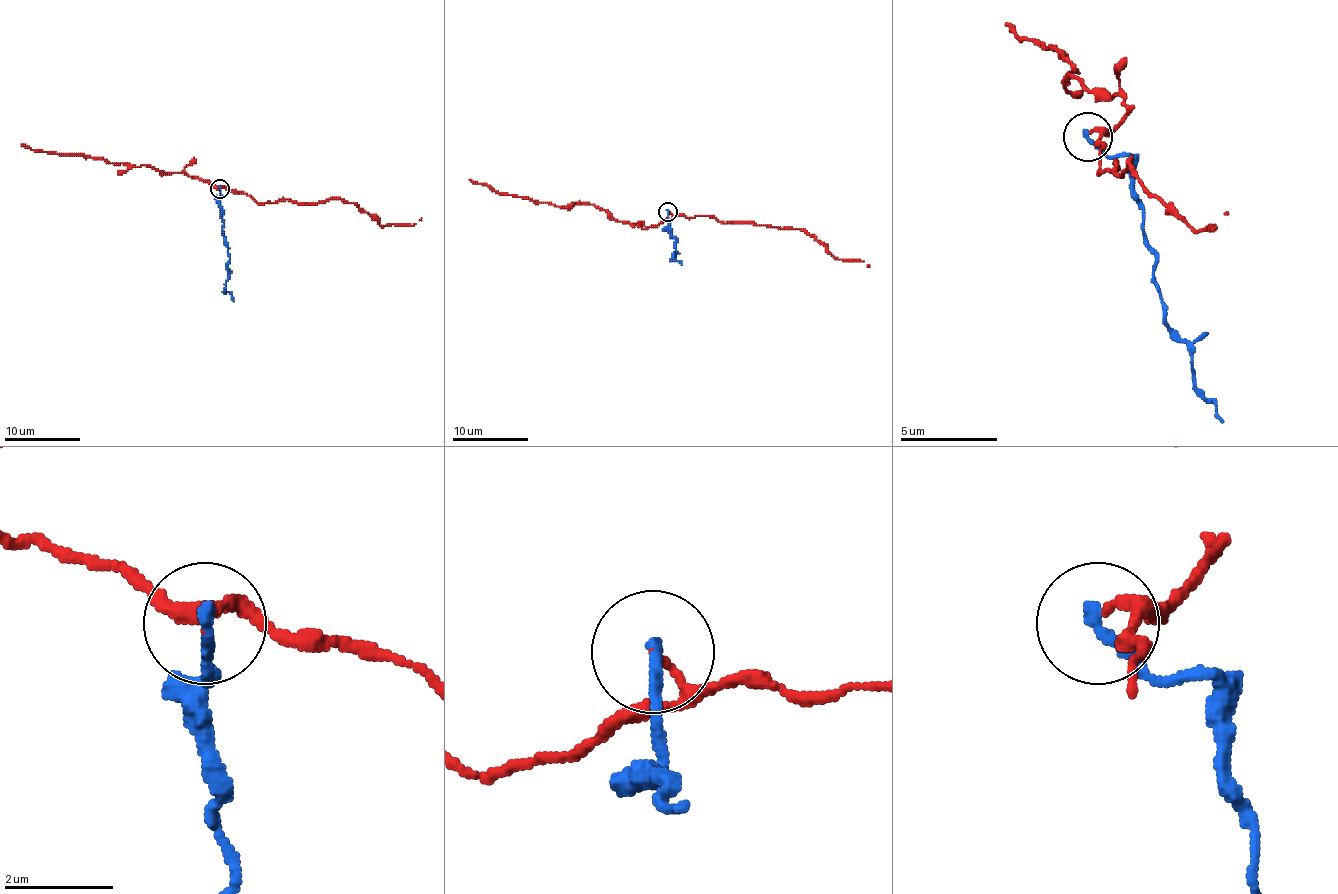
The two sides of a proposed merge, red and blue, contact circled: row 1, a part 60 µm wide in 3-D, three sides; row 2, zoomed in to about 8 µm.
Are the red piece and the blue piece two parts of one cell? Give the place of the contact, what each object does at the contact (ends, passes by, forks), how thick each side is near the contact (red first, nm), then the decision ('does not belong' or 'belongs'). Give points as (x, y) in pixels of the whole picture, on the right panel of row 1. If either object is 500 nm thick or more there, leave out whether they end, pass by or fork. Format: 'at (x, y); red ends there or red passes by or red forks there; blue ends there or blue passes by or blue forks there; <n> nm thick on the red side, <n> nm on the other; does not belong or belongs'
at (1087, 136); red ends there; blue ends there; 120 nm thick on the red side, 280 nm on the other; does not belong

